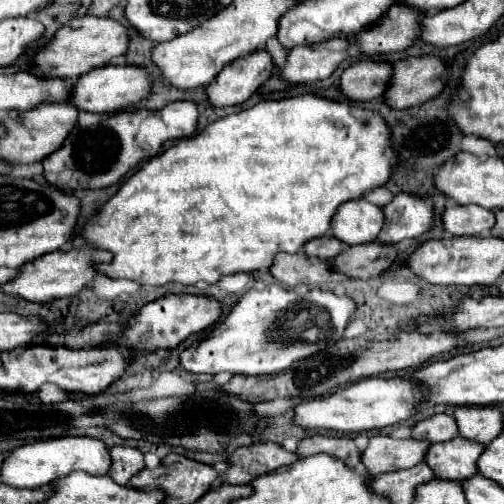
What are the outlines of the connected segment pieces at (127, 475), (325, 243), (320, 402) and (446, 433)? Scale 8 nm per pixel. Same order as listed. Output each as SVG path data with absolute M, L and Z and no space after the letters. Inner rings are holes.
M112 446L112 448L110 448L110 458L112 458L112 464L110 464L108 476L110 476L116 484L122 484L122 486L126 486L128 480L144 468L144 460L142 460L144 456L142 456L142 452L136 450L136 448Z
M326 234L326 236L320 236L318 240L310 240L310 244L304 246L304 254L316 256L316 258L322 258L322 260L332 260L342 252L342 246L344 244L338 238Z
M370 378L360 380L348 388L340 388L330 396L320 396L296 404L292 422L304 430L336 430L336 432L362 432L384 428L400 420L408 420L412 412L424 402L424 388L414 386L402 378Z
M434 414L416 426L412 426L414 440L430 440L430 442L444 442L458 434L456 422L448 414Z

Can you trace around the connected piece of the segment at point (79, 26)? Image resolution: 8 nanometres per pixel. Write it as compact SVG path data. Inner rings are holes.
M76 16L70 20L70 24L62 26L56 34L56 38L42 48L32 64L38 68L38 76L56 76L56 78L80 78L82 74L94 70L101 66L106 66L112 58L124 56L128 50L130 38L128 38L128 28L120 24L114 18L98 18L98 16Z

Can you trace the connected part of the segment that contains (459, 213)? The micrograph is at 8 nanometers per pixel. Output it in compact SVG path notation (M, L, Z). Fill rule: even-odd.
M448 206L442 214L442 222L452 236L486 236L494 228L496 214L482 206Z

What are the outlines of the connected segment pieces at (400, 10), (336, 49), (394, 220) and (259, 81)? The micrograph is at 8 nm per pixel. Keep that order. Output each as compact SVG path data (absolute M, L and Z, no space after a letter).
M394 4L394 8L390 8L378 24L374 24L372 28L364 30L358 34L358 40L354 40L354 44L358 42L362 54L388 54L388 52L398 52L398 50L406 50L410 48L414 42L420 40L422 34L422 26L420 26L420 18L422 12L414 12L414 8L406 8L406 4Z
M332 38L312 46L296 46L288 52L282 78L290 82L314 82L330 78L342 60L348 58L350 40Z
M398 194L384 208L386 224L378 234L378 242L398 244L404 238L418 238L434 226L434 208L414 194Z
M256 50L250 56L238 58L208 86L208 98L214 106L234 106L246 102L274 72L274 62L268 50Z

